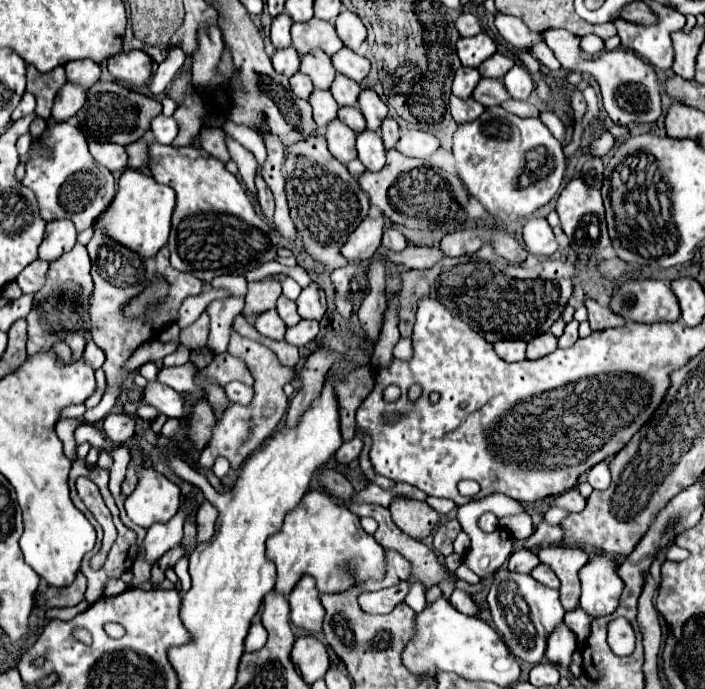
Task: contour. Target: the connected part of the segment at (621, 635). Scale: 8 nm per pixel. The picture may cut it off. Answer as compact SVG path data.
M619 617L611 621L609 627L609 647L615 655L627 656L635 649L636 636L629 621L624 617Z

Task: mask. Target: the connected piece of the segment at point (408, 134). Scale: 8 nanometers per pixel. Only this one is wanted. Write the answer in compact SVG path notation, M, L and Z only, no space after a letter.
M405 131L399 143L395 145L395 149L403 151L405 155L419 157L419 159L431 157L437 151L437 147L439 147L439 139L425 131Z

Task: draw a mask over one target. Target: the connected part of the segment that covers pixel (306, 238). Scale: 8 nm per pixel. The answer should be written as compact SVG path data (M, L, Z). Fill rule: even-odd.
M321 131L287 147L283 175L287 177L285 193L291 217L297 231L301 233L305 251L317 263L329 267L329 271L349 265L339 249L355 231L359 221L367 217L369 197L363 193L357 179L347 171L347 167L329 153L327 139ZM315 245L323 245L327 251L315 251Z

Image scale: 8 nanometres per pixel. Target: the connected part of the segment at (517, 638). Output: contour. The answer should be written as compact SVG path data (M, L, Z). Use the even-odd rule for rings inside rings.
M503 567L493 575L487 603L489 603L493 625L501 633L509 651L521 661L527 661L531 665L541 663L545 657L547 637L561 625L565 615L559 603L559 591L539 585L539 581L535 581L531 575L513 573Z

